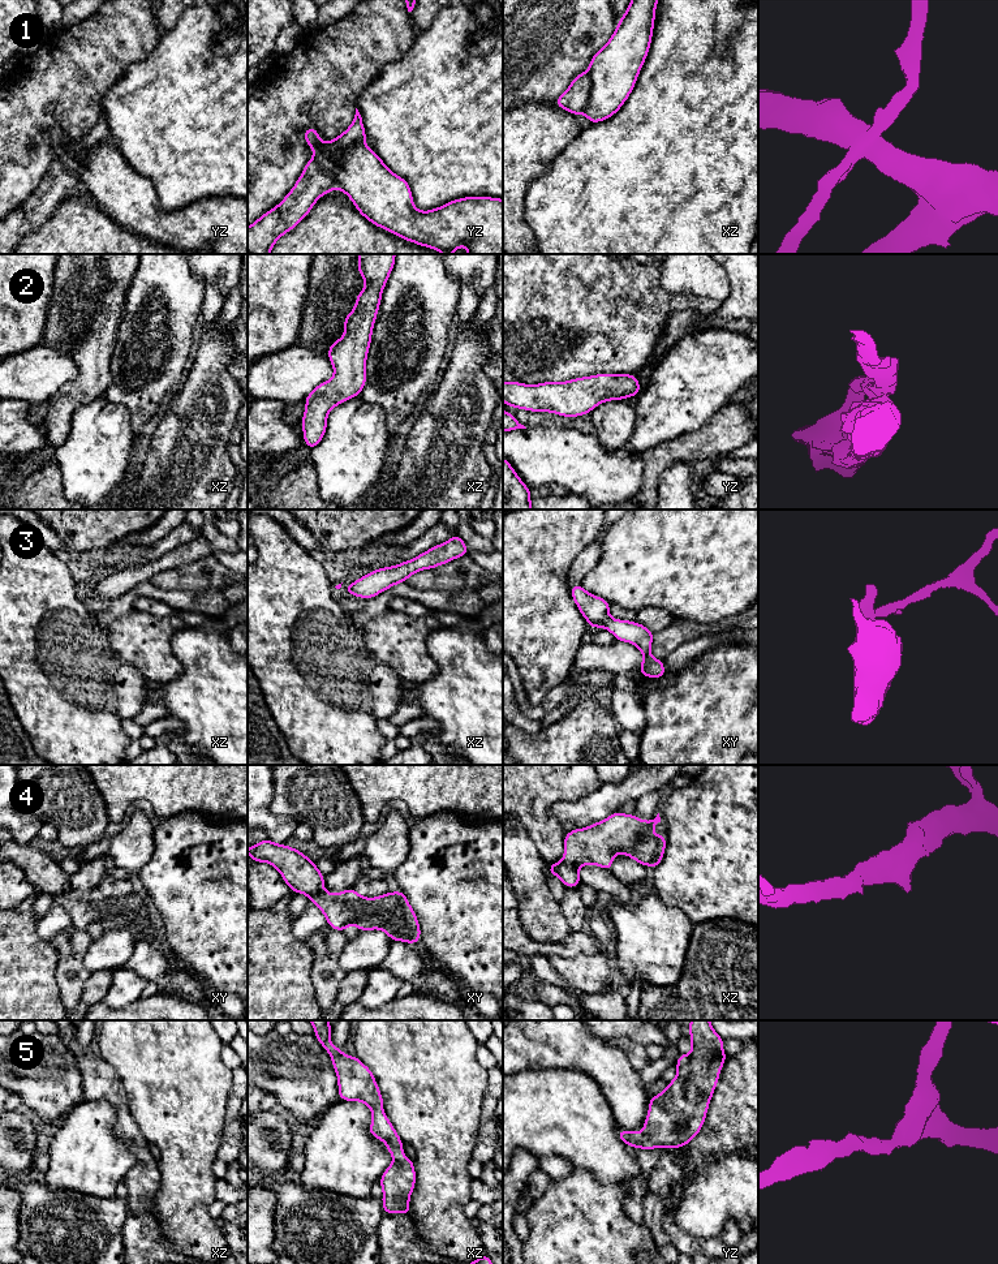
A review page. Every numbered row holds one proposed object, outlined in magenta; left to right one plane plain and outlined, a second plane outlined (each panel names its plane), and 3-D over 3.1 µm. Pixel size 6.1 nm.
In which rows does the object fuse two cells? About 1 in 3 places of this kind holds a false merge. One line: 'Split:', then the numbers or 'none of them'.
Split: 1

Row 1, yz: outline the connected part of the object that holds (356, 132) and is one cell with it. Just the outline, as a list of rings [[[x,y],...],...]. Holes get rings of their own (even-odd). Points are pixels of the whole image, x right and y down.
[[[356,108],[354,119],[350,126],[340,136],[337,136],[334,141],[330,141],[326,145],[326,155],[332,158],[335,162],[340,160],[340,155],[344,149],[353,146],[356,142],[366,138],[366,132],[362,125],[362,117]]]

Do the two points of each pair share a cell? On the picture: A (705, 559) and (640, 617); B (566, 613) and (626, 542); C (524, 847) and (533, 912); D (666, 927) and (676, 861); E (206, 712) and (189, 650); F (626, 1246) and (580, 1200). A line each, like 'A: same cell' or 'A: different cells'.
A: different cells
B: different cells
C: same cell
D: different cells
E: same cell
F: same cell

